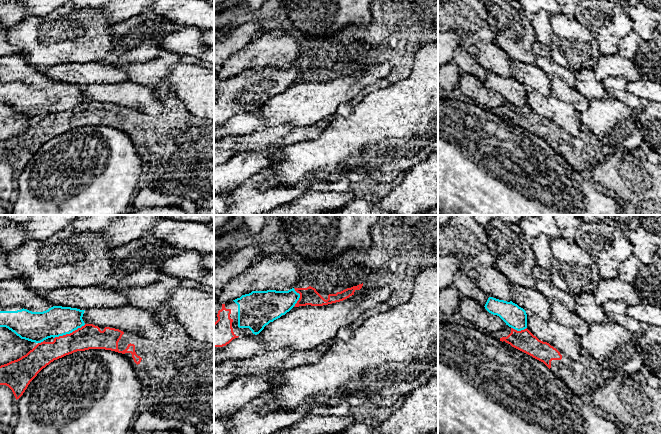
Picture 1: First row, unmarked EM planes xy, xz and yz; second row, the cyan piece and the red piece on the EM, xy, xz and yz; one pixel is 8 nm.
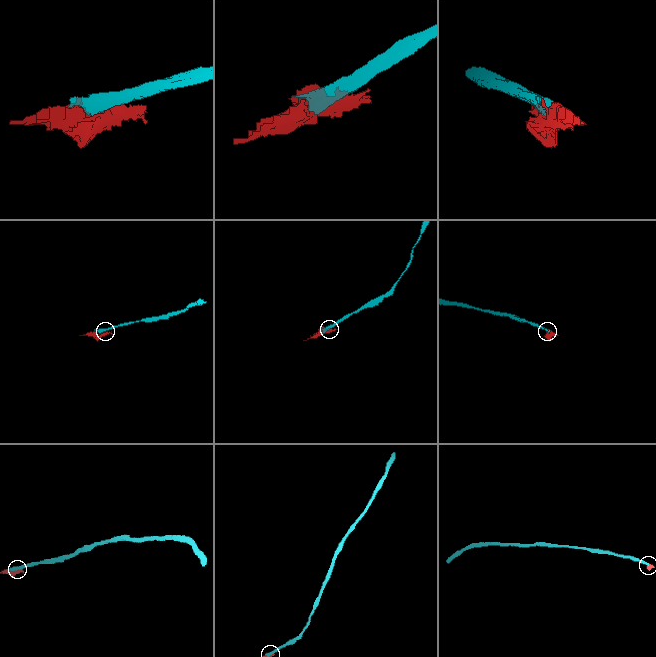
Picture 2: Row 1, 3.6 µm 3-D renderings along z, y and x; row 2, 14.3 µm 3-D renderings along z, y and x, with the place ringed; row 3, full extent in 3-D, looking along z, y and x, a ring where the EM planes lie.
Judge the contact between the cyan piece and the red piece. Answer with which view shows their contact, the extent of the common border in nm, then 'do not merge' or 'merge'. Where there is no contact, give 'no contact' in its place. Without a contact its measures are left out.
meets cyan in xy; contact 280 nm long; merge

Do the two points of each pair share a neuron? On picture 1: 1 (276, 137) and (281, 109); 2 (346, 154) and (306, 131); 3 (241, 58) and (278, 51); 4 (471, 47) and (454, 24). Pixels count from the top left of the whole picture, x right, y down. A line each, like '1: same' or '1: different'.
1: different
2: different
3: same
4: same

